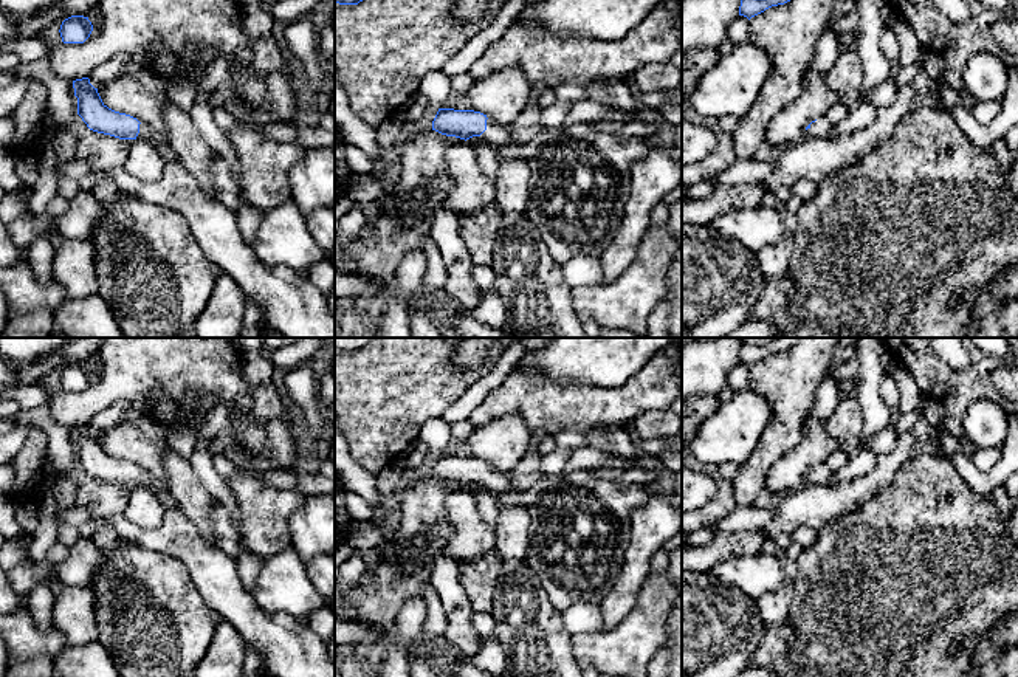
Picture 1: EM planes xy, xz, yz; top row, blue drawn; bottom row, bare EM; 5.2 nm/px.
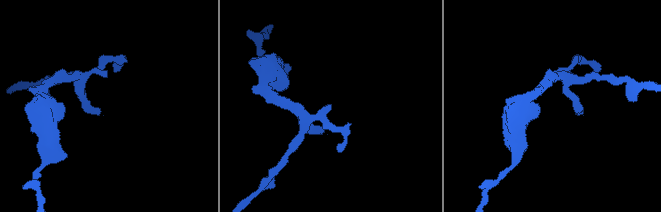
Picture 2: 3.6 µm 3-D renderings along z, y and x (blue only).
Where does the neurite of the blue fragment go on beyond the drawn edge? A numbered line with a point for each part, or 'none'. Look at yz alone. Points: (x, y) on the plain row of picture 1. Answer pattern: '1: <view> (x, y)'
1: yz (821, 476)

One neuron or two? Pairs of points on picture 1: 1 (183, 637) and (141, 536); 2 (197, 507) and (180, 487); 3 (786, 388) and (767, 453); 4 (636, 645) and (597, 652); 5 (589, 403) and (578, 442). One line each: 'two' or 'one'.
1: two
2: one
3: one
4: one
5: two

